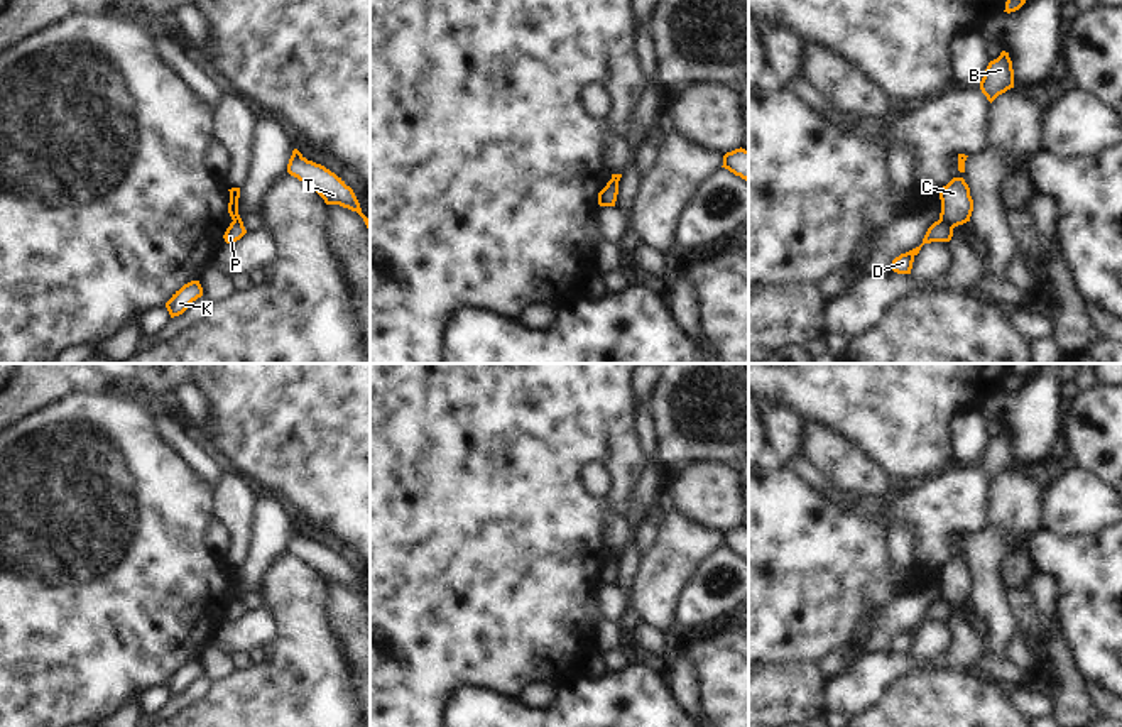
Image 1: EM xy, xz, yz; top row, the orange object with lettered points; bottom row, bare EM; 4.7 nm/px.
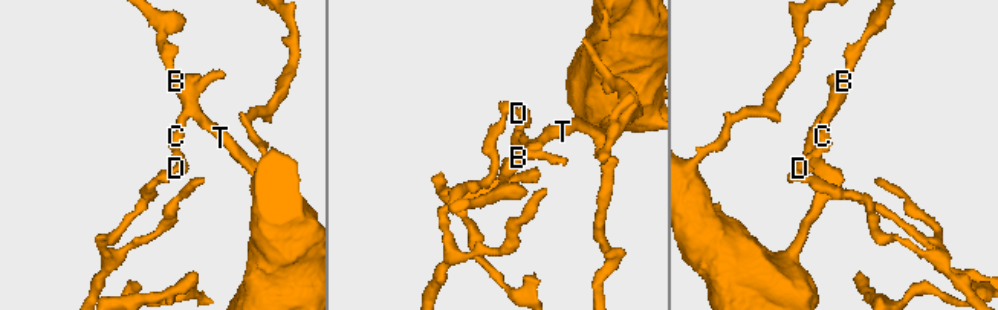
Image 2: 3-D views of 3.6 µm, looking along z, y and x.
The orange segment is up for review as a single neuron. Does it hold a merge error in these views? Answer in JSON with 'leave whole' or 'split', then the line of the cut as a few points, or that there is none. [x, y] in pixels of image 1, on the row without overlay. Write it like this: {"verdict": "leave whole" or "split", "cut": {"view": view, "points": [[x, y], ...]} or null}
{"verdict": "split", "cut": {"view": "yz", "points": [[940, 597], [953, 606]]}}

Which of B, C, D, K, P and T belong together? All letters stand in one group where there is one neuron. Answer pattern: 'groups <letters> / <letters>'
groups B C T / D K P

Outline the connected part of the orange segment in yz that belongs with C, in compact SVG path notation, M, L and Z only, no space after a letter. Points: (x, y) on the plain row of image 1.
M953 556L946 565L943 565L940 568L940 578L940 599L946 600L953 607L970 600L973 578L963 556Z

